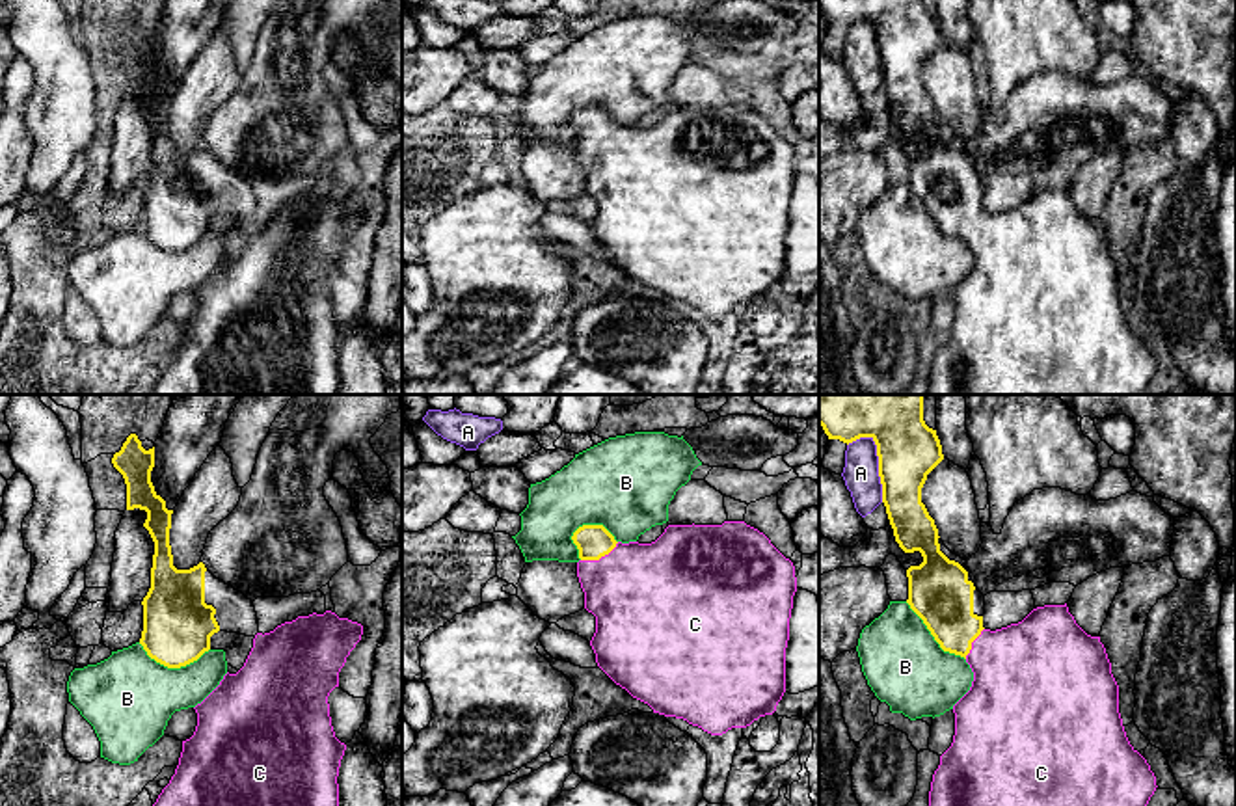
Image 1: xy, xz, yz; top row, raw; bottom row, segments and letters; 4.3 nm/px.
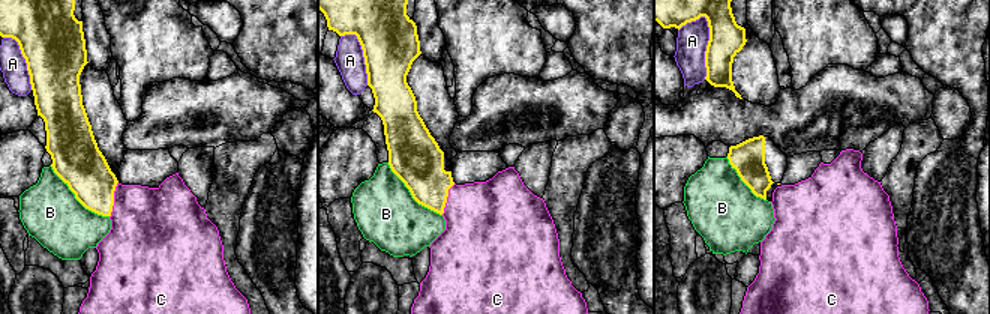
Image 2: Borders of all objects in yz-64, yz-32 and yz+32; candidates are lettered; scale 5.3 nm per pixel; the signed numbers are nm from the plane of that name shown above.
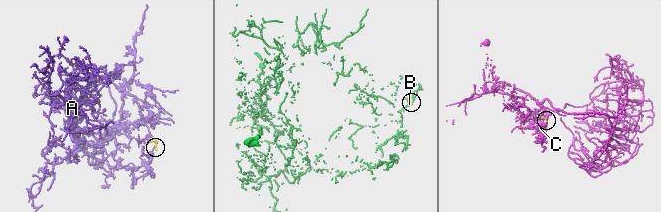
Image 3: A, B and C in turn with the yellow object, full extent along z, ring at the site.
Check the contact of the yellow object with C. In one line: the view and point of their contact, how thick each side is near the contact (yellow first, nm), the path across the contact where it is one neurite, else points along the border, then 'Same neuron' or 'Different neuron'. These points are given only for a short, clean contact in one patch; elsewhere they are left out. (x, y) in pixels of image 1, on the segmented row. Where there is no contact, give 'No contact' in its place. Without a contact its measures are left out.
Touches yellow at xz (600, 557). Thickness 140 nm (yellow) against 460 nm. Path across: xz (592, 540), (600, 557), (643, 596). Same neuron

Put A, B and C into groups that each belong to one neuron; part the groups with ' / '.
A / B / C

